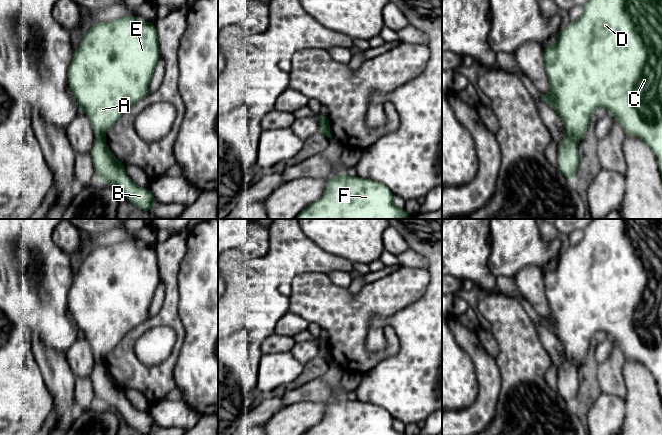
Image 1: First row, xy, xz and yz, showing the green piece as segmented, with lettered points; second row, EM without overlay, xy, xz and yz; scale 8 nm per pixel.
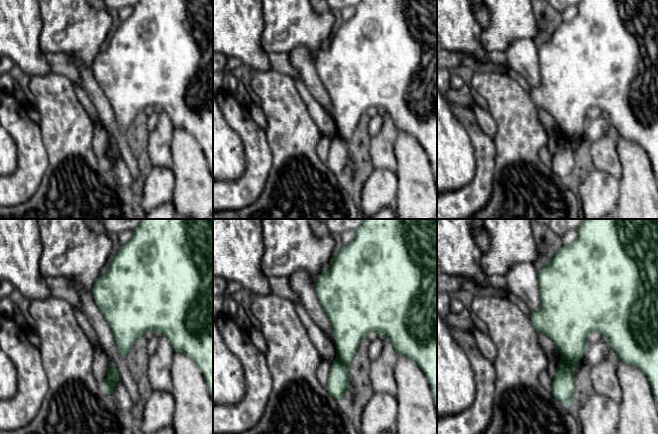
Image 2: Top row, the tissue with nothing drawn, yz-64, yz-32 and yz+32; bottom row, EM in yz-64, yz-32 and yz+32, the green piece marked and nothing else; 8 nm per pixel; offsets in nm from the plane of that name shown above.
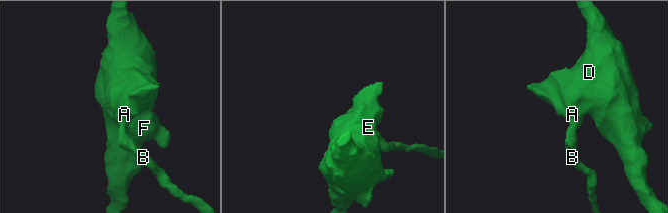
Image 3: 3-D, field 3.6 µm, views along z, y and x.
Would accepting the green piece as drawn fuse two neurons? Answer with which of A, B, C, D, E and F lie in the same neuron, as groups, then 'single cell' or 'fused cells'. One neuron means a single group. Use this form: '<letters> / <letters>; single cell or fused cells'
A C D E F / B; fused cells

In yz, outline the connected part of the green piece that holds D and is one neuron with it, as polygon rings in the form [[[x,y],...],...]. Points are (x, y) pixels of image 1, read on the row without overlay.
[[[592,219],[583,229],[582,240],[560,254],[556,261],[556,268],[545,271],[543,274],[544,291],[550,308],[550,316],[548,318],[540,317],[540,321],[560,341],[564,347],[565,358],[578,367],[588,353],[591,339],[595,333],[604,331],[619,345],[626,359],[642,363],[651,372],[662,402],[662,219]]]

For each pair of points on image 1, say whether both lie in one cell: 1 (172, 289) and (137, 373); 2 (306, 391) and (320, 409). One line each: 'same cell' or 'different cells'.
1: same cell
2: different cells

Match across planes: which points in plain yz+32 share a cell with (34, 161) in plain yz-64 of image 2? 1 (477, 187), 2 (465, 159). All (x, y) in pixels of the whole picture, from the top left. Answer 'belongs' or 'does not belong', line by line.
1: belongs
2: does not belong

